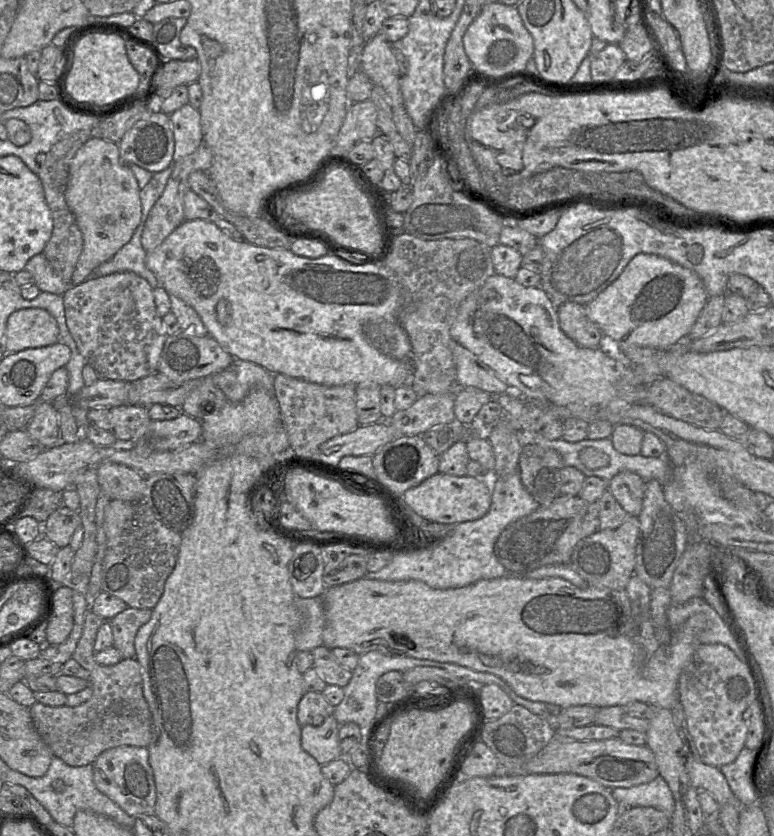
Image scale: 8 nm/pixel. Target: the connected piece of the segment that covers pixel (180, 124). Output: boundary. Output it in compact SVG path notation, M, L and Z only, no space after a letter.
M188 103L169 117L175 142L173 161L177 161L193 153L203 143L200 113Z

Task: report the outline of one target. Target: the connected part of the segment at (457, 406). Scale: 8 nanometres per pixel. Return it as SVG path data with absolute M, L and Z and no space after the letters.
M458 388L455 392L454 414L457 424L474 424L481 407L493 397L478 388Z

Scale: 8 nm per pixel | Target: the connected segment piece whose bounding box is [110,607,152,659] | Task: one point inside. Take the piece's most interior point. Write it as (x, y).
(124, 625)

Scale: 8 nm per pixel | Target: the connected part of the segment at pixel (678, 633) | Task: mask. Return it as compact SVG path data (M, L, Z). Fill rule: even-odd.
M519 575L506 576L494 579L482 579L473 584L461 587L461 588L452 588L452 589L435 589L428 586L426 583L420 580L404 580L404 581L382 581L382 580L374 580L374 579L365 579L361 578L352 582L348 582L342 585L337 585L333 587L327 587L326 591L321 595L323 596L324 602L324 614L325 614L325 625L322 632L323 645L329 649L333 648L347 648L358 655L363 655L370 651L379 651L383 654L389 656L398 656L398 657L413 657L417 659L428 659L437 662L446 662L453 663L460 666L464 666L466 668L478 671L478 672L487 672L494 674L500 677L516 694L519 696L532 700L532 701L540 701L545 704L555 704L560 706L561 708L568 708L570 706L579 706L579 705L589 705L595 707L608 707L608 706L626 706L627 704L640 701L646 703L650 706L657 706L665 709L671 710L678 702L679 702L679 678L681 673L687 667L687 665L691 662L694 653L698 647L698 639L699 634L701 634L706 629L707 619L703 613L696 613L688 618L678 629L670 631L670 637L666 644L661 644L658 640L658 630L655 628L652 620L650 619L650 609L649 609L649 617L639 617L638 615L634 615L633 609L629 600L629 597L625 590L617 590L610 588L598 588L595 586L588 586L586 588L580 588L572 584L570 581L567 581L563 578L559 577L548 577L542 579L533 579L533 578L524 578Z

